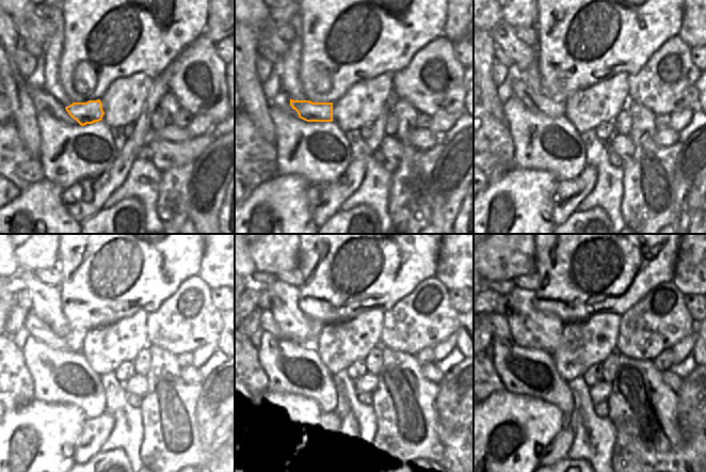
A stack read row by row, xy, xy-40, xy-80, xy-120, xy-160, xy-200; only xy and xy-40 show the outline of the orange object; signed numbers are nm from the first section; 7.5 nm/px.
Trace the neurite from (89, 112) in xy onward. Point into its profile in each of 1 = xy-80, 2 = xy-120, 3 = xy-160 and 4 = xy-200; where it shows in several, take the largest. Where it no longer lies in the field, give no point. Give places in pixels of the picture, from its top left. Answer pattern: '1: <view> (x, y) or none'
1: xy-80 (540, 104)
2: xy-120 (37, 329)
3: xy-160 (268, 324)
4: xy-200 (498, 321)

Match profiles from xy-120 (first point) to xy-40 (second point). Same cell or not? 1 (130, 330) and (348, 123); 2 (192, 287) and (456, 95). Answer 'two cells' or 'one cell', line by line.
1: one cell
2: one cell

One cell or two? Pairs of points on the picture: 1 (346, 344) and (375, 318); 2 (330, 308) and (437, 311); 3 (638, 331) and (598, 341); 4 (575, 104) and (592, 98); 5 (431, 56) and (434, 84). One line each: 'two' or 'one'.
1: one
2: two
3: two
4: one
5: one

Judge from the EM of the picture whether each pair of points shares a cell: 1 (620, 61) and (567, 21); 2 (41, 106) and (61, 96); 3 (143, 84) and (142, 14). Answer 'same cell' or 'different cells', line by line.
1: same cell
2: different cells
3: different cells

